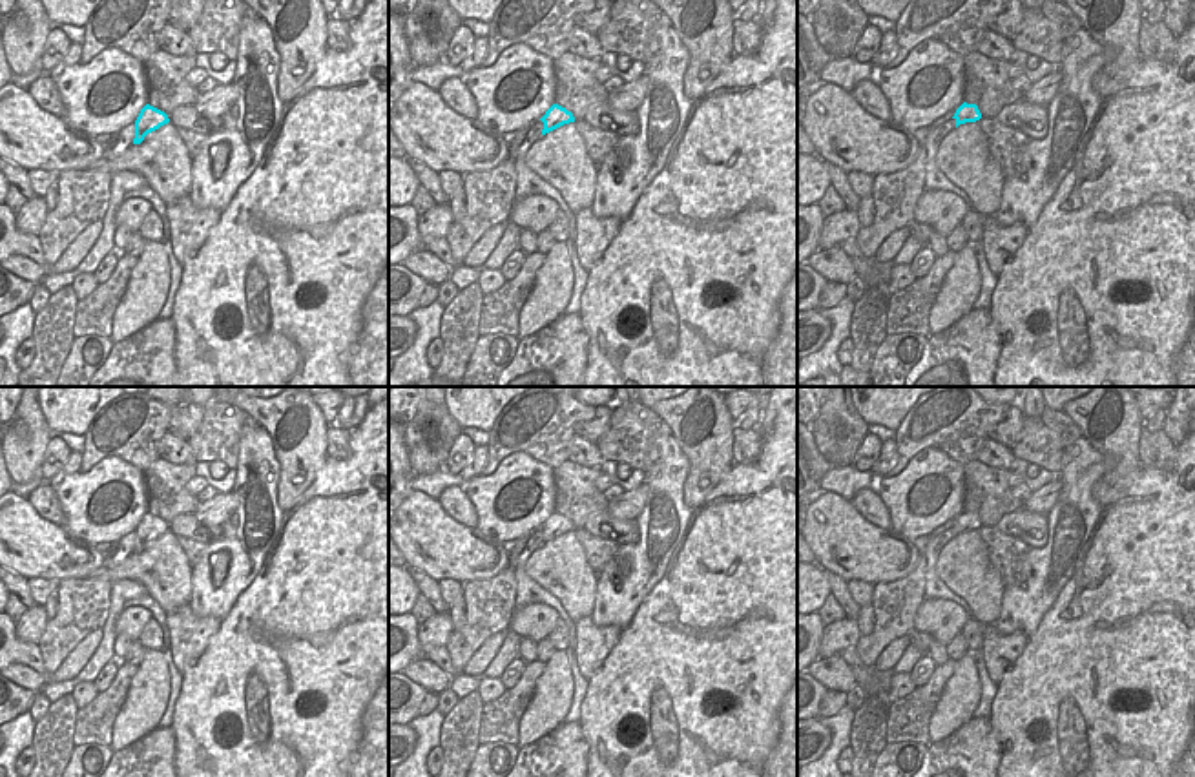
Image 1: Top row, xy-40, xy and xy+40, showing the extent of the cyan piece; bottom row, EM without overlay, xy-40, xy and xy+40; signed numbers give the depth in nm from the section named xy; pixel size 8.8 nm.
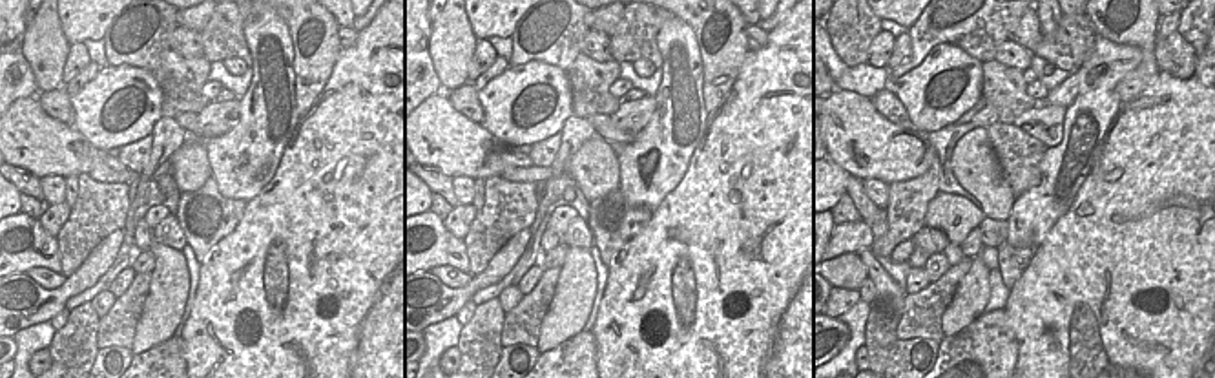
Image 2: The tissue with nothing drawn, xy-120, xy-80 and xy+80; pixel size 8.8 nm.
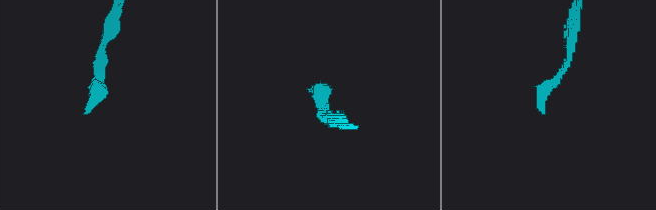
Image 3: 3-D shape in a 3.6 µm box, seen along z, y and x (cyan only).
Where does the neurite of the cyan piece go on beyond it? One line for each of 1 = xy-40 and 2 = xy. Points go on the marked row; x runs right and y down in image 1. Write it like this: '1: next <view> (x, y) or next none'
1: next none
2: next none

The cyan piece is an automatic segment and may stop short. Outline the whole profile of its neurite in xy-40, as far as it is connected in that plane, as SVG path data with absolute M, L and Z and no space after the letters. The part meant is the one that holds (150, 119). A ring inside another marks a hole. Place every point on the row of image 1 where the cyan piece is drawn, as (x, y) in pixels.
M146 104L137 120L135 120L135 139L133 144L140 144L144 140L144 137L155 130L159 130L161 126L168 124L170 119L164 111Z

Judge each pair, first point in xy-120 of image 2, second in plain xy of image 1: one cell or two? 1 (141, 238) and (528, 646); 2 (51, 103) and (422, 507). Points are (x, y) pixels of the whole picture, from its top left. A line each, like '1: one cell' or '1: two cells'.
1: one cell
2: two cells

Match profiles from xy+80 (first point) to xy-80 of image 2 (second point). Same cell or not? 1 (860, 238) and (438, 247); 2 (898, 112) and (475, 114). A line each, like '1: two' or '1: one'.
1: two
2: one

